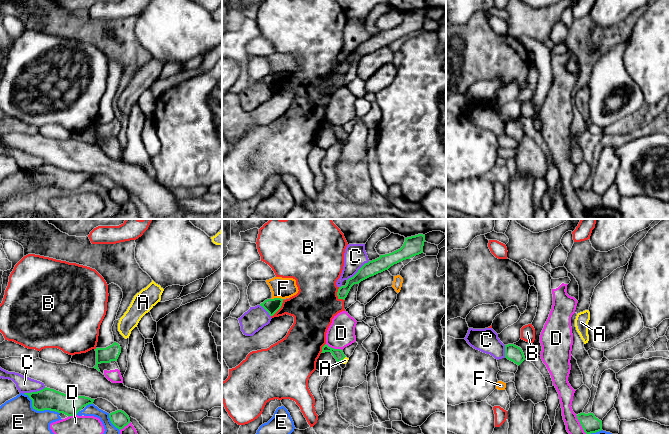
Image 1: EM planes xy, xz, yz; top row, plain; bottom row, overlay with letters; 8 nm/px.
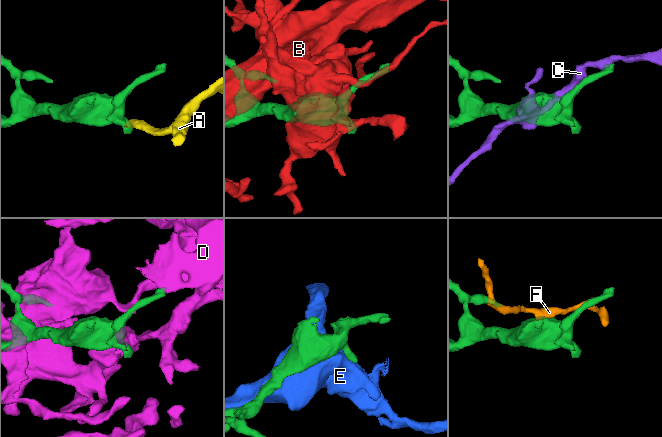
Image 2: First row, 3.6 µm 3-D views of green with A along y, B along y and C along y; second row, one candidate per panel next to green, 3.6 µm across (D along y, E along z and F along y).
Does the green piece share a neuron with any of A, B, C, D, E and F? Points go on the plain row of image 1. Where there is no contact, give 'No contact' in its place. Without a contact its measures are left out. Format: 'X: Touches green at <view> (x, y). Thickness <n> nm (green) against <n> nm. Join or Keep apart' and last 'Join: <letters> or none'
A: Touches green at xz (343, 134). Thickness 90 nm (green) against 50 nm. Join
B: Touches green at xz (337, 71). Thickness 90 nm (green) against 360 nm. Keep apart
C: Touches green at xz (358, 46). Thickness 120 nm (green) against 190 nm. Keep apart
D: Touches green at yz (581, 201). Thickness 140 nm (green) against 120 nm. Keep apart
E: Touches green at xy (39, 186). Thickness 180 nm (green) against 420 nm. Keep apart
F: Touches green at xz (276, 74). Thickness 110 nm (green) against 170 nm. Keep apart
Join: A

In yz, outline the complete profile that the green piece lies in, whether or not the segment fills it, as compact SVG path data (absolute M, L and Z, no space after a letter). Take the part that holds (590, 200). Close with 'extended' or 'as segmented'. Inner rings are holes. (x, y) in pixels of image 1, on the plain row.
M580 189L577 192L586 210L596 209L602 206L602 197L595 193L593 189Z; as segmented

